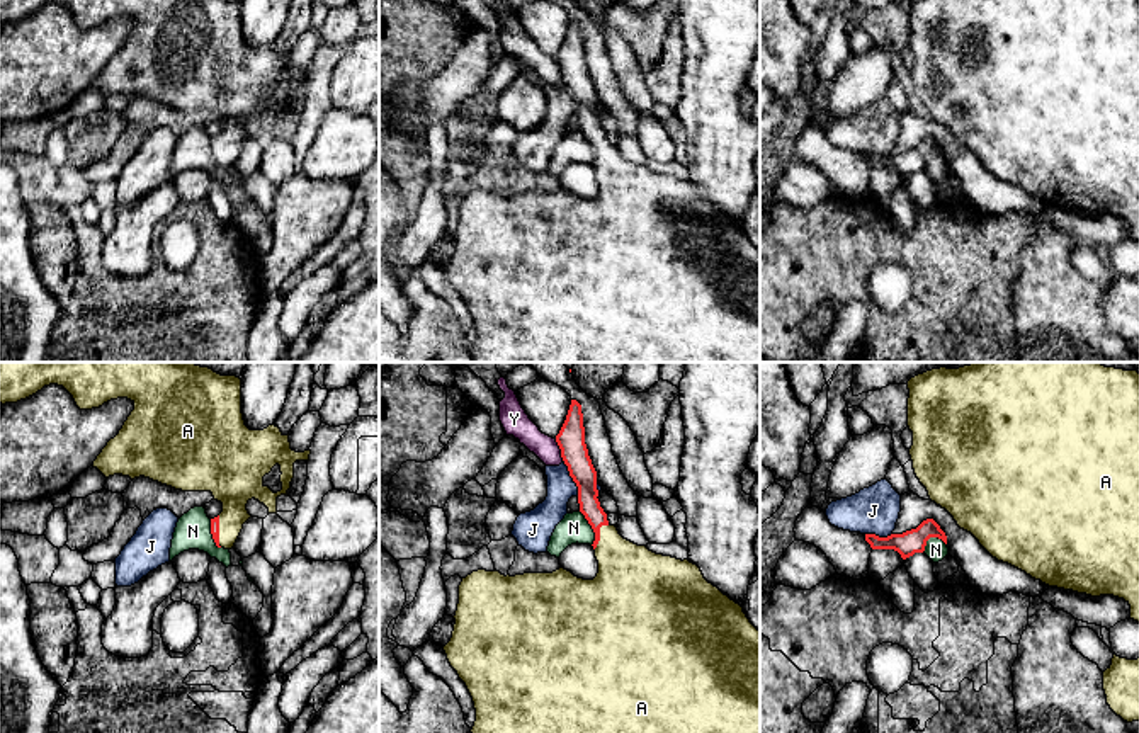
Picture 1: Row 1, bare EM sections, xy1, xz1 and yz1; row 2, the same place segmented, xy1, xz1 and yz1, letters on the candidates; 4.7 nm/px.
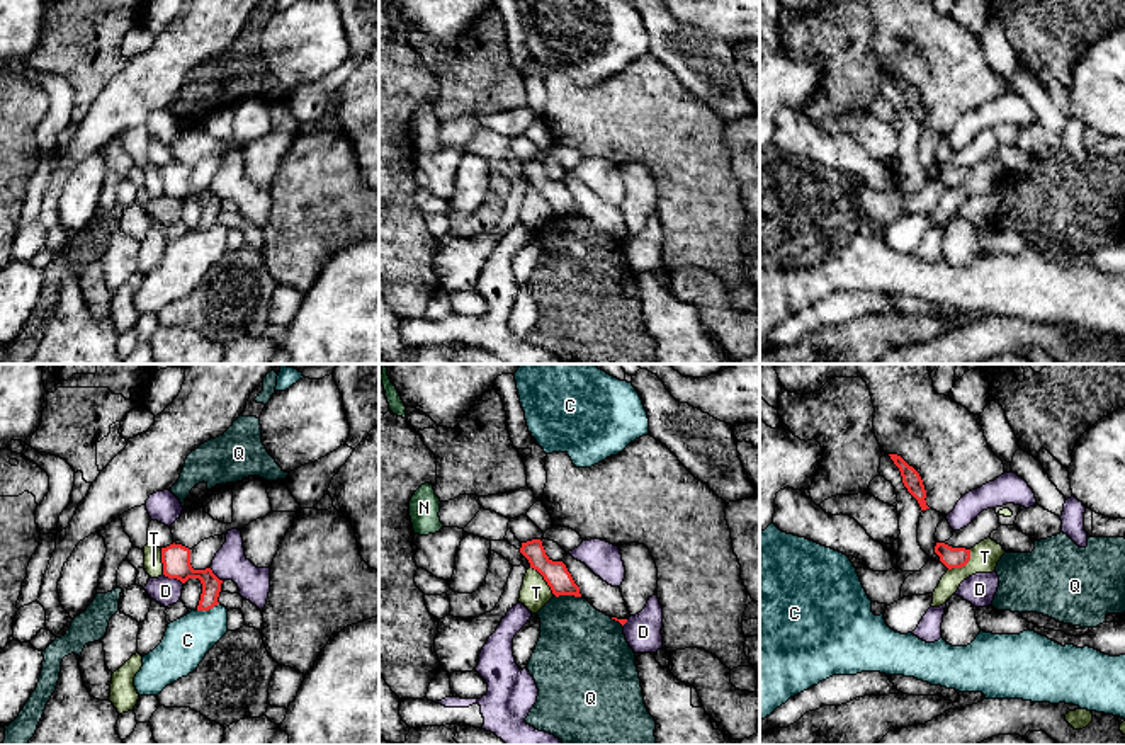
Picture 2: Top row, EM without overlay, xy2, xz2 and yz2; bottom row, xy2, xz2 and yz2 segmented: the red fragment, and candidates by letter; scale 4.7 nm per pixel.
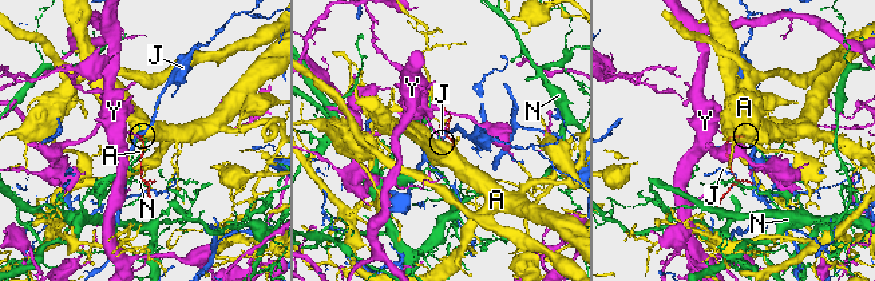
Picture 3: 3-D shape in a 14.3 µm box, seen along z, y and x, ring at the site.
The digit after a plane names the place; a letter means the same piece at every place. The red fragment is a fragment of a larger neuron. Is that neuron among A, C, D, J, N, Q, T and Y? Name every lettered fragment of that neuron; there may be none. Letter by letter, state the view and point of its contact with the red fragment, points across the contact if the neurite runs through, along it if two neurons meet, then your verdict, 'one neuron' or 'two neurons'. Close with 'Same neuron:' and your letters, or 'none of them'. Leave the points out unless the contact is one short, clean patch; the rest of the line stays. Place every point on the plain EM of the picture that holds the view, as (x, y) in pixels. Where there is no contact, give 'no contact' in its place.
A: meets red in xy1 at (218, 150); runs through xy1 (215, 142), (218, 150), (232, 136), (232, 99); one neuron
C: meets red in xy2 at (208, 228); two neurons
D: meets red in xy2 at (174, 196); two neurons
J: meets red in xz1 at (572, 96); border along xz1 (563, 79), (578, 114); two neurons
N: meets red in xz1 at (592, 147); border along xz1 (578, 130), (594, 152), (592, 164); two neurons
Q: meets red in xz2 at (568, 213); two neurons
T: meets red in yz2 at (964, 184); border along yz2 (971, 169), (971, 177), (964, 184), (949, 189); two neurons
Y: meets red in xz1 at (560, 67); border along xz1 (555, 58), (563, 79); two neurons
Same neuron: A

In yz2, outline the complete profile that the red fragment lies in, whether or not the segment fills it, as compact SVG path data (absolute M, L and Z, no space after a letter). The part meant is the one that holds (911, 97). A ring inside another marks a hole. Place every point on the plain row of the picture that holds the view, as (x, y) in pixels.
M889 73L889 75L894 80L894 83L899 87L904 105L918 119L921 129L930 128L924 119L926 109L919 92L913 85L909 85L901 75L897 73Z

